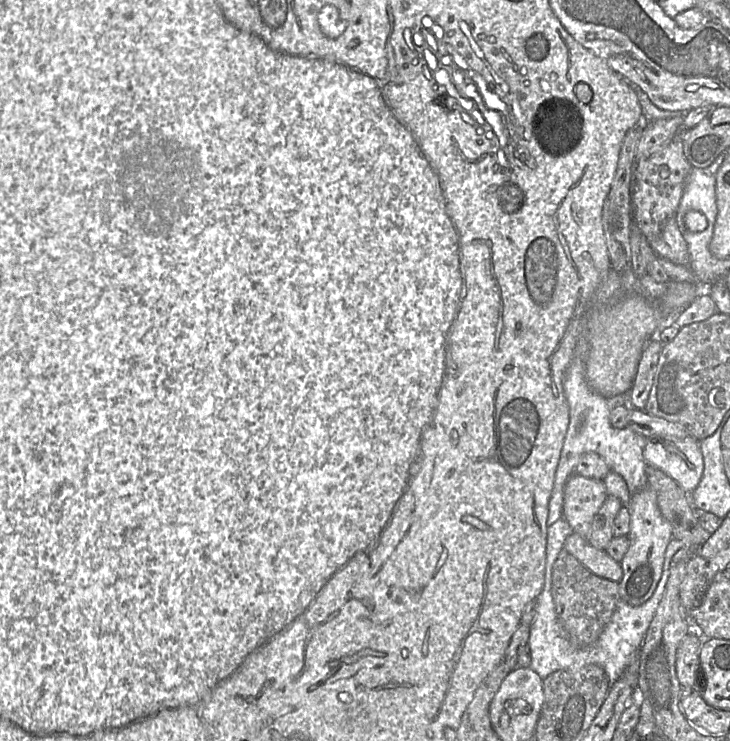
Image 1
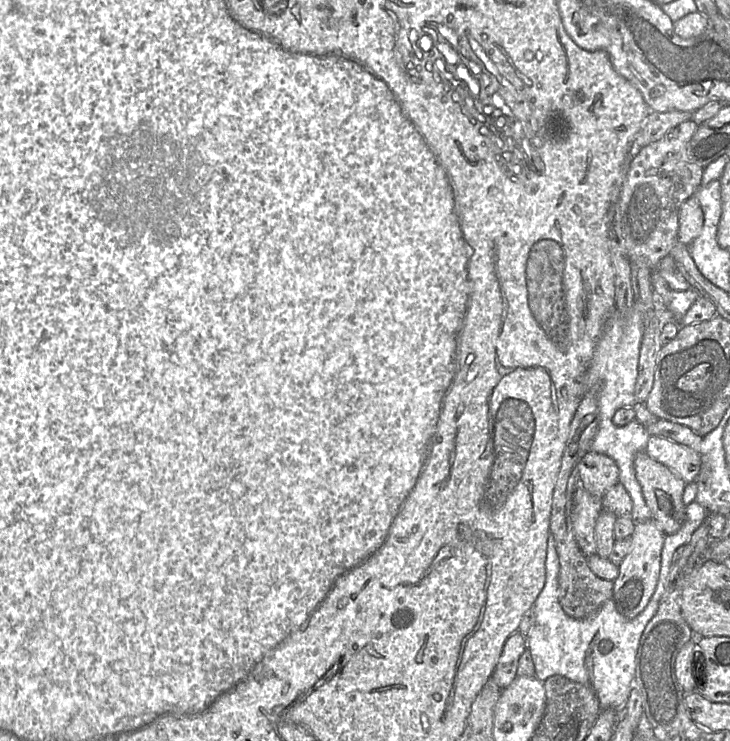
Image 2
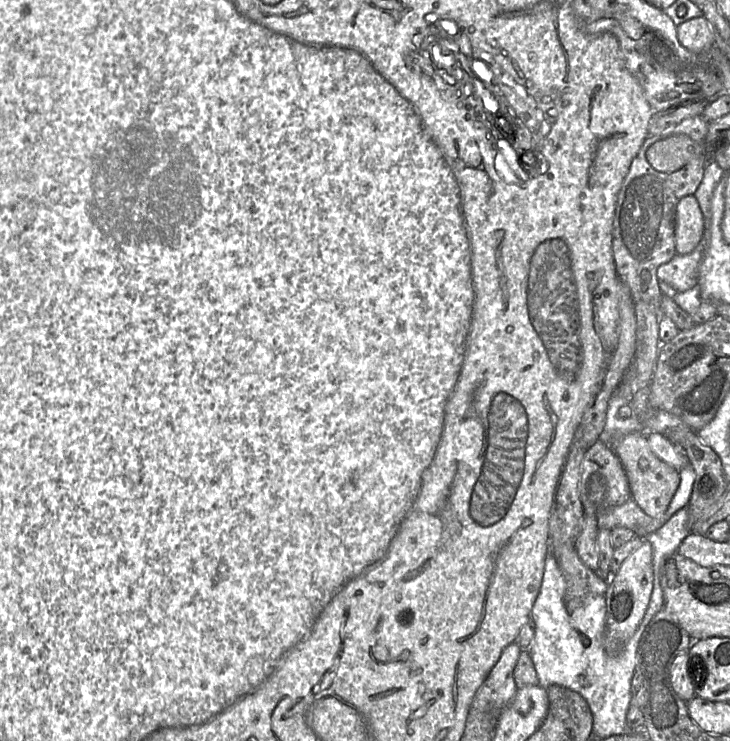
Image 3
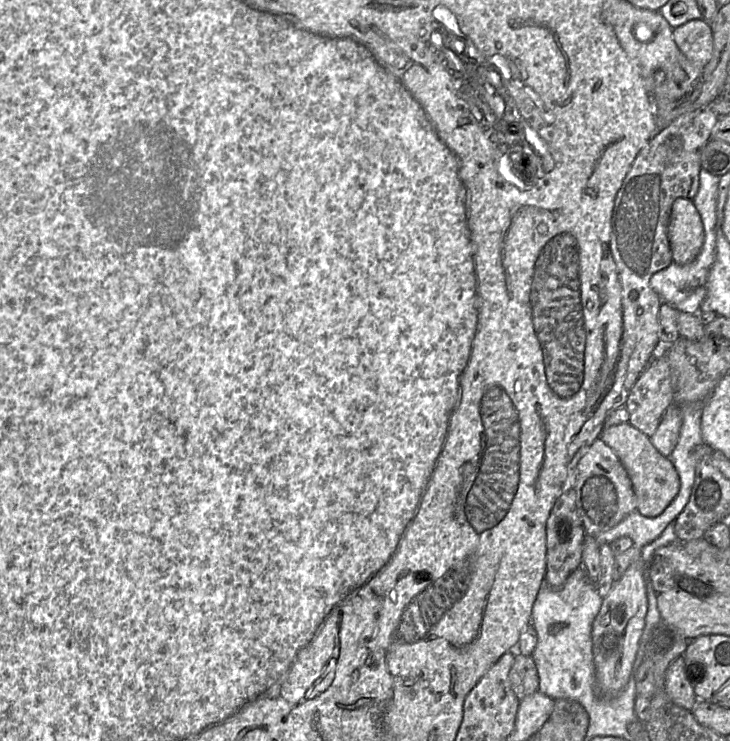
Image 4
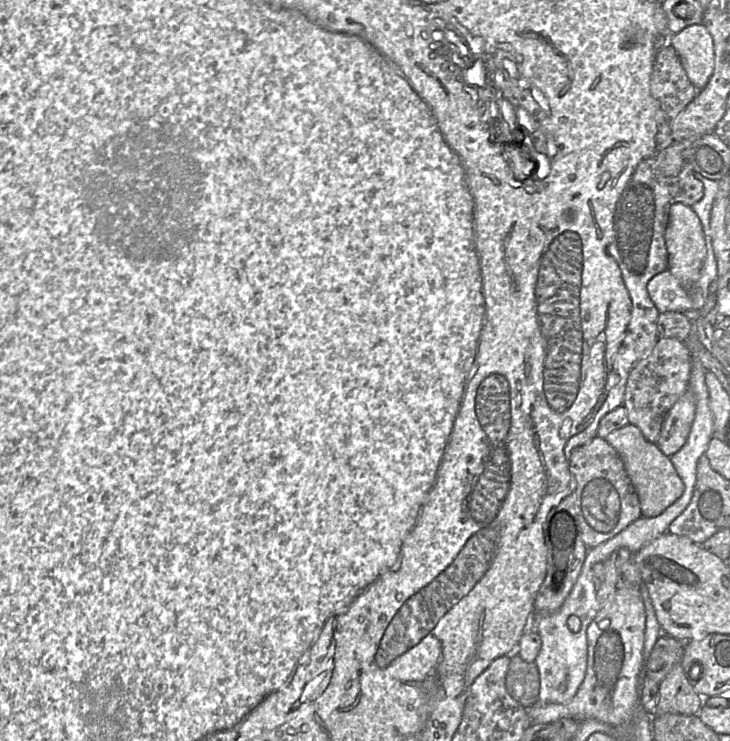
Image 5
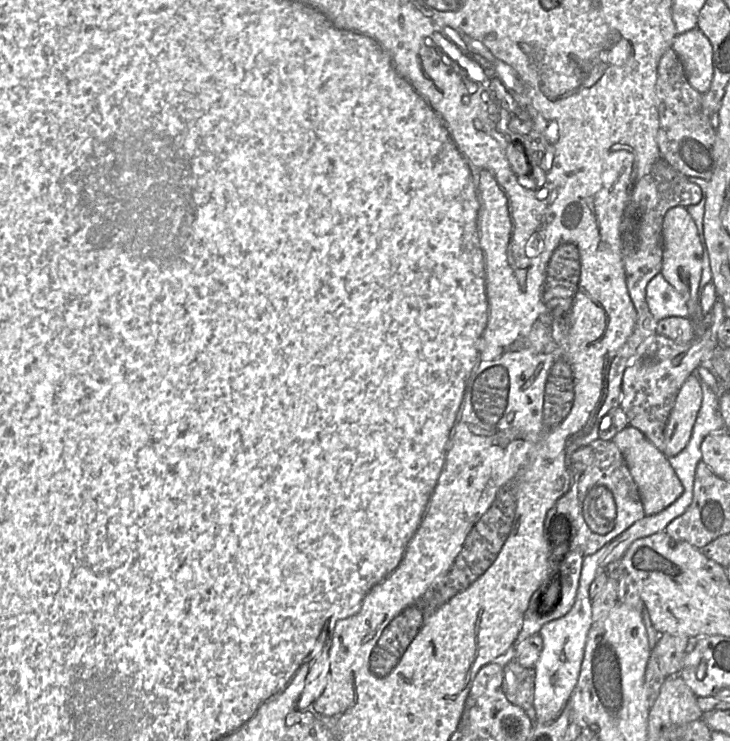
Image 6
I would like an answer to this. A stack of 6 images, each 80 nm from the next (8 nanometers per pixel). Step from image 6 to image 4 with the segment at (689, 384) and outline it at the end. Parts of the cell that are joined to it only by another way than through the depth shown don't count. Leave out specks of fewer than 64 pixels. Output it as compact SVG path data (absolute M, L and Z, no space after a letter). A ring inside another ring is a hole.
M673 403L664 413L656 432L650 437L650 441L662 455L670 458L678 442L682 423L681 406Z

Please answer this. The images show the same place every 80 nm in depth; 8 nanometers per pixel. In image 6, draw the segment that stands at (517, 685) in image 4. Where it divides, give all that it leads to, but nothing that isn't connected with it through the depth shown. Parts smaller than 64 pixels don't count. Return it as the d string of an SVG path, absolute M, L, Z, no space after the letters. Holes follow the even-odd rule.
M515 656L502 661L502 690L507 700L530 713L534 702L535 669L521 666Z

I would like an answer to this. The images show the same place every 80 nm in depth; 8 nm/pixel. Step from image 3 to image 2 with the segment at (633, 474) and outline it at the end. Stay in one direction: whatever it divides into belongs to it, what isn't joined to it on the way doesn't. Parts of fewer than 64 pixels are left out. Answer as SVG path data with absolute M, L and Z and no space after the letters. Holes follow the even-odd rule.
M646 451L636 455L634 469L650 512L650 518L666 535L675 534L686 521L686 505L683 502L686 483L668 467L651 458Z

